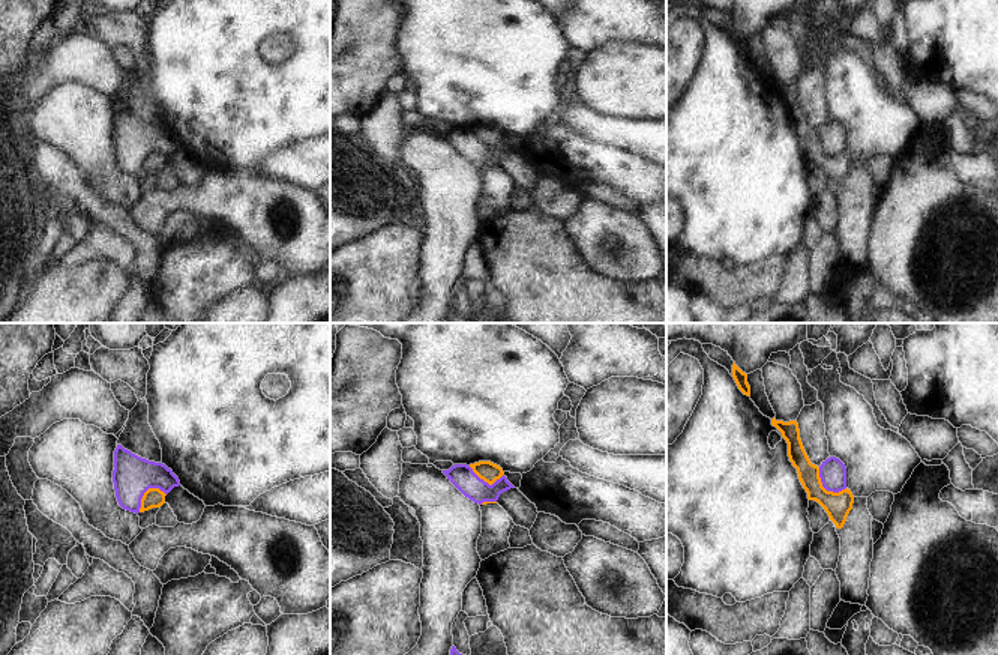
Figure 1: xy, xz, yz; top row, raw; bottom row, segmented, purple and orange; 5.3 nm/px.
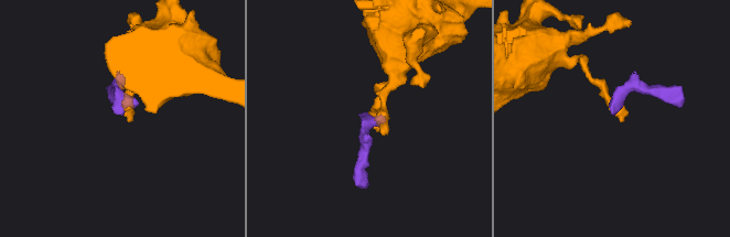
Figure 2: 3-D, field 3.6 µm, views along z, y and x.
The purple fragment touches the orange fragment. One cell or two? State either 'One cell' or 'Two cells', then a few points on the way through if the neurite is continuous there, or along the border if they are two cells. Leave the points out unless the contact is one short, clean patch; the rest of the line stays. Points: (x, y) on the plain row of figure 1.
Two cells. Boundary: yz (818, 131), (818, 140), (827, 153), (841, 155), (845, 152).

